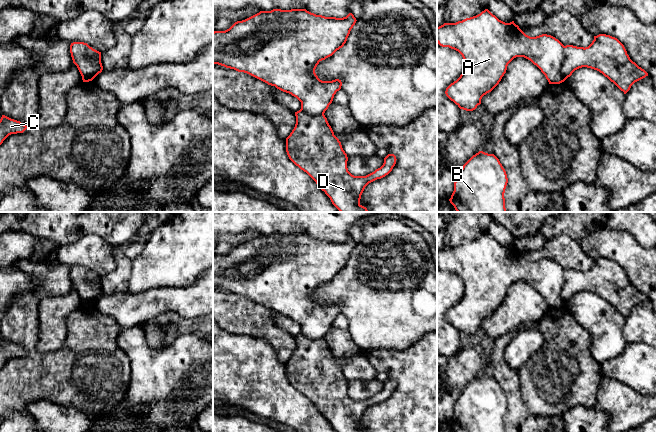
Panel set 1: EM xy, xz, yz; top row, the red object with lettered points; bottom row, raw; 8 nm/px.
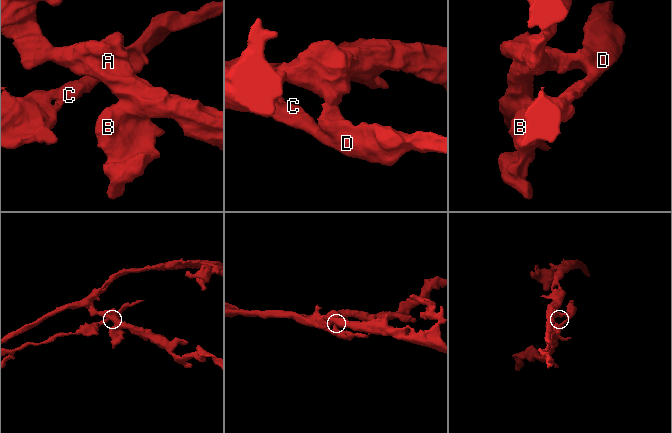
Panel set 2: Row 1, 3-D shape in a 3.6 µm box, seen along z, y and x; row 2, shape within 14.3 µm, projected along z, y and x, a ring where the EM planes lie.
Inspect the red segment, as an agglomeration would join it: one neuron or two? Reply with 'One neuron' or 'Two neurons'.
Two neurons

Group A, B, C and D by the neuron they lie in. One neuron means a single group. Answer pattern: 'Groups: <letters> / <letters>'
Groups: A B / C D

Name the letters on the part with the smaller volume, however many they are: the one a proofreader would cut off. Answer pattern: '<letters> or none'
C, D

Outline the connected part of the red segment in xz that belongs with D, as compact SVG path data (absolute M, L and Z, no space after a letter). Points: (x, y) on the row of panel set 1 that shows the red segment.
M300 109L295 112L295 116L295 127L286 138L289 159L316 182L340 212L368 212L367 208L360 204L361 195L369 183L385 177L392 171L396 164L396 156L388 154L383 165L374 172L366 176L354 176L348 171L347 154L325 115L309 115Z

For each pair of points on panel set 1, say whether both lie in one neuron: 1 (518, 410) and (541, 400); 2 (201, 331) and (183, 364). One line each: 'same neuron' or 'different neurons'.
1: different neurons
2: different neurons

